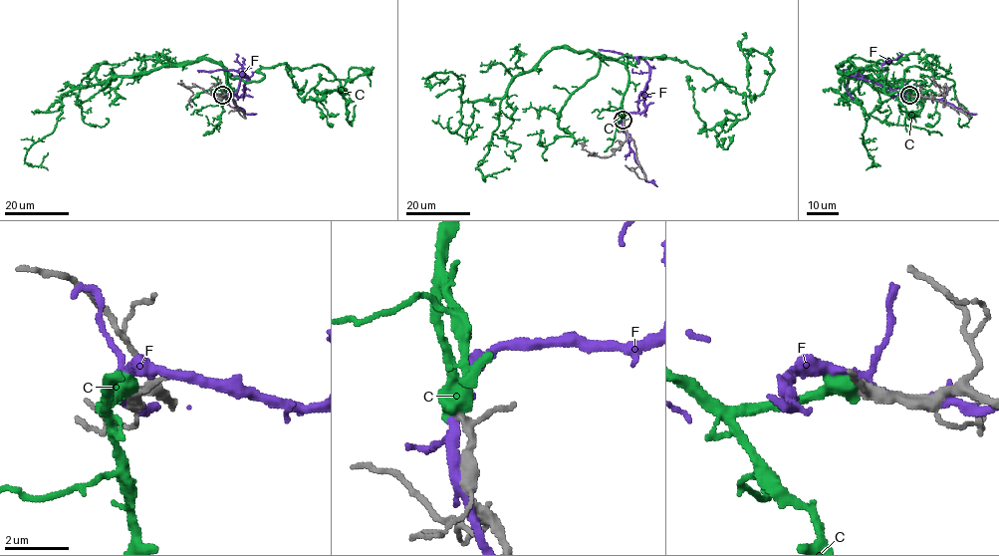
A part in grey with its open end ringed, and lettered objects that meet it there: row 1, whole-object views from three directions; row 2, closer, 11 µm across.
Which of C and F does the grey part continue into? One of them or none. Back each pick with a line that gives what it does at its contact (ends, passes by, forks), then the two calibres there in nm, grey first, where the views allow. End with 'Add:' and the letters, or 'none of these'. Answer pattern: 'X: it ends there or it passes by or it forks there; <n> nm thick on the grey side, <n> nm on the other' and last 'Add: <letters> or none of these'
C: it ends there; 240 nm thick on the grey side, 650 nm on the other
Add: C

